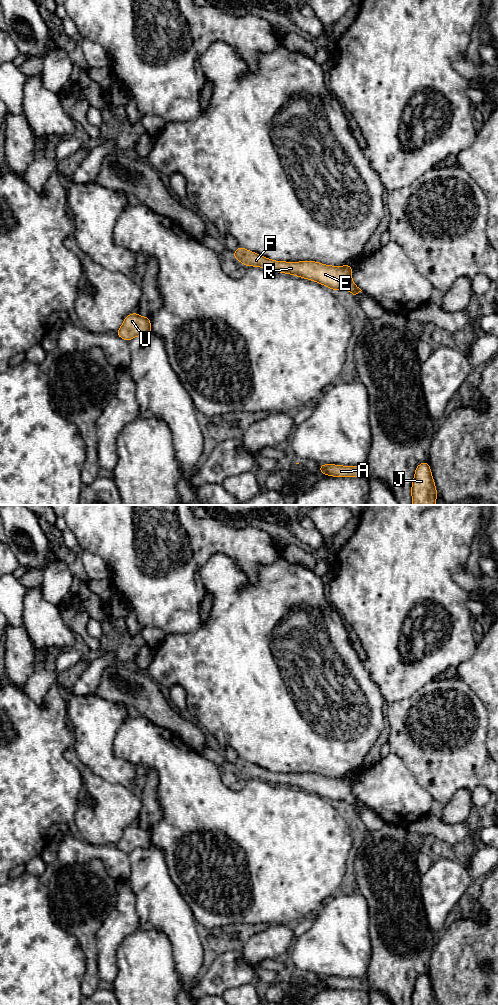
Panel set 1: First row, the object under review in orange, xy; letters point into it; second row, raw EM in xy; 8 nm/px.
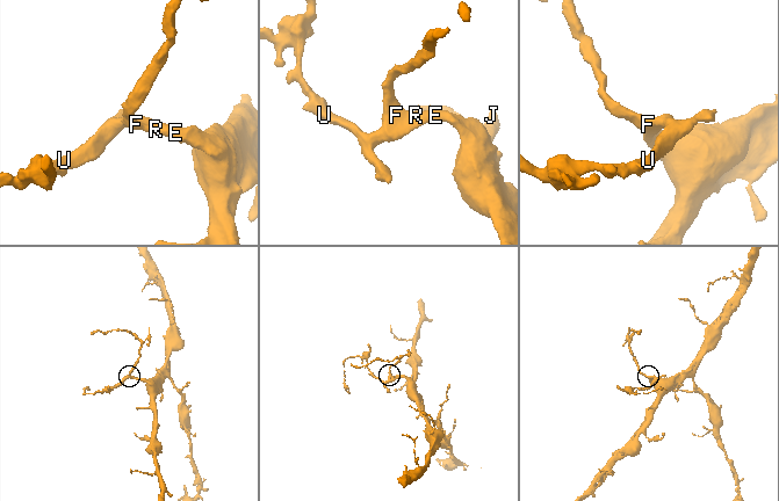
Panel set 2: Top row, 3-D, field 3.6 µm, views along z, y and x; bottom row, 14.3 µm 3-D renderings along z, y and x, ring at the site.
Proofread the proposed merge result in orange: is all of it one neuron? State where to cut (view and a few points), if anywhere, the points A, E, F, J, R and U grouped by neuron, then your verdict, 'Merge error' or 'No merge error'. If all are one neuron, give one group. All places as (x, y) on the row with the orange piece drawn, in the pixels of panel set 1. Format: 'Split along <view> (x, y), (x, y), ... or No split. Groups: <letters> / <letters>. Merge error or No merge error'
No split. Groups: A E F J R U. No merge error

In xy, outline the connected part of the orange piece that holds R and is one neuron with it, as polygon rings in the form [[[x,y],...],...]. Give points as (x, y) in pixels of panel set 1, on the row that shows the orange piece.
[[[238,246],[232,257],[244,264],[246,267],[256,266],[267,269],[271,272],[281,272],[298,276],[307,280],[317,282],[323,286],[327,286],[337,292],[344,289],[352,293],[358,294],[362,290],[352,280],[352,264],[343,266],[325,265],[317,261],[276,261],[268,259],[258,253]]]

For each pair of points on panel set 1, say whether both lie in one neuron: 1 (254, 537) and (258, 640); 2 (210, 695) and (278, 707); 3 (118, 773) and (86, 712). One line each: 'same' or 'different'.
1: different
2: same
3: same

